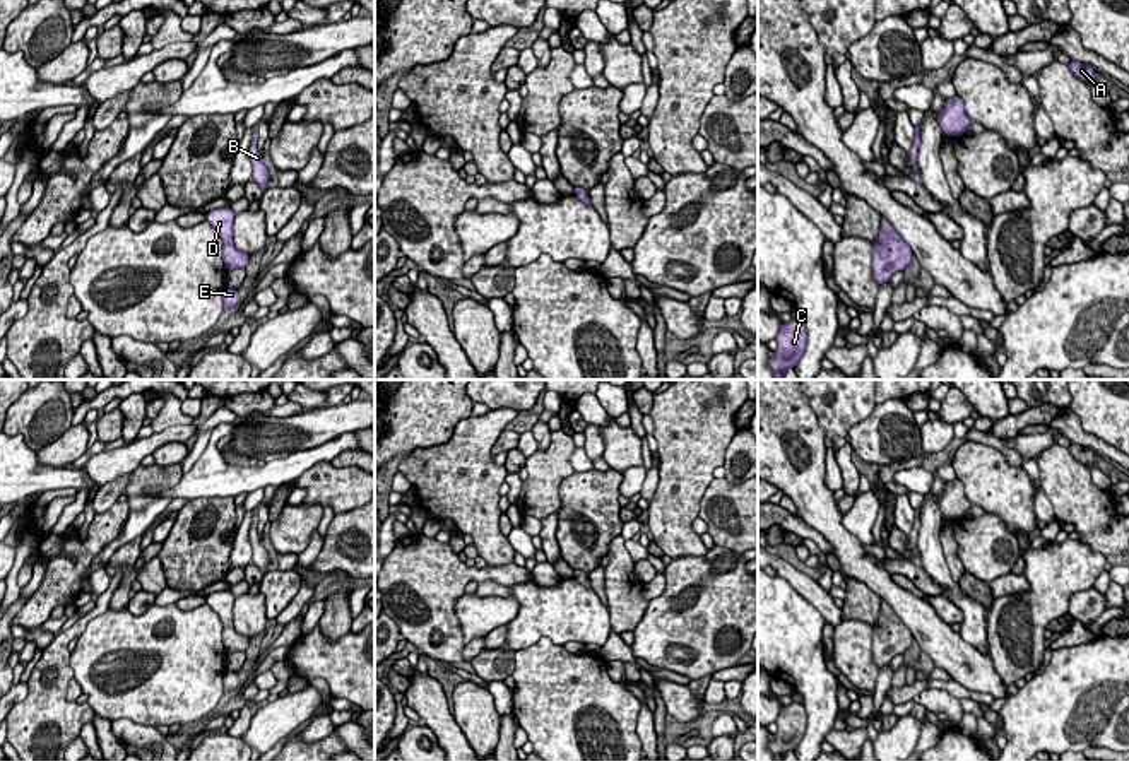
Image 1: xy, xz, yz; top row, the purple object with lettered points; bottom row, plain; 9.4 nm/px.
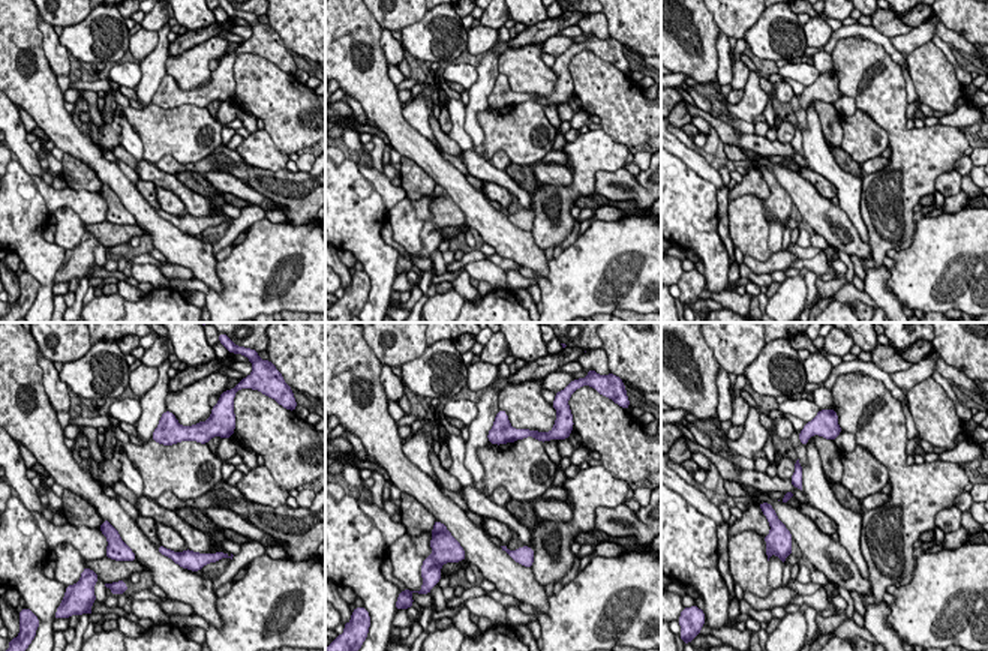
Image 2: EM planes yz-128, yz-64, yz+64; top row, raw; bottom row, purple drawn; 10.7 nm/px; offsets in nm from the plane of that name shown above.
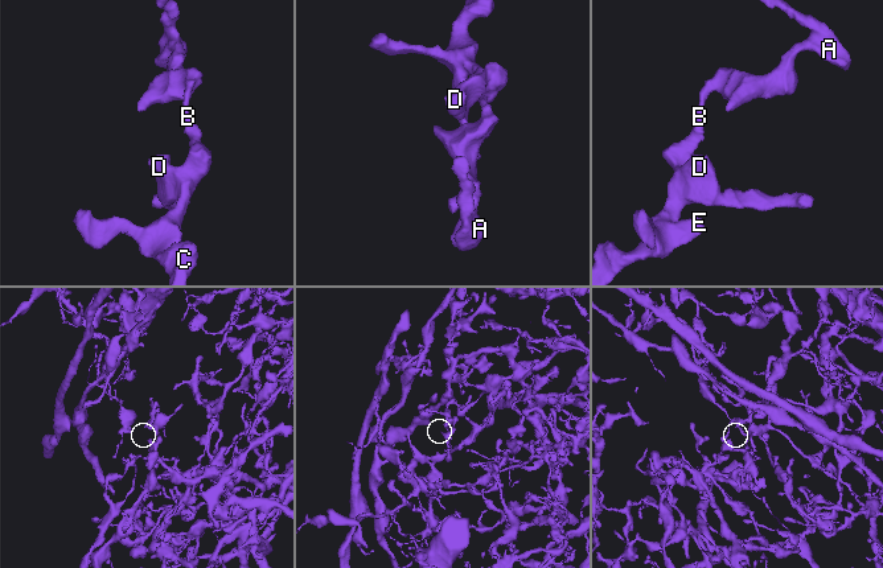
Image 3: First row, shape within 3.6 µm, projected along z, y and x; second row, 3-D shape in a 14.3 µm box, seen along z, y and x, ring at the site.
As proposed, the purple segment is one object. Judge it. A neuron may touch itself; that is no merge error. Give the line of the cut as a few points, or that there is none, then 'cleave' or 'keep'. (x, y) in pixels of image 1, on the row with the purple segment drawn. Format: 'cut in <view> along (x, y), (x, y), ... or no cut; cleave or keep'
no cut; keep

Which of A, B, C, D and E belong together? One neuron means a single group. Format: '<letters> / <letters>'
A B C D E

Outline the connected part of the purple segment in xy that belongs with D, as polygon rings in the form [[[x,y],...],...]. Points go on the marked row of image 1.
[[[231,207],[214,209],[205,214],[205,221],[219,233],[222,239],[222,260],[226,270],[246,268],[250,255],[239,251],[233,241],[234,212]]]

